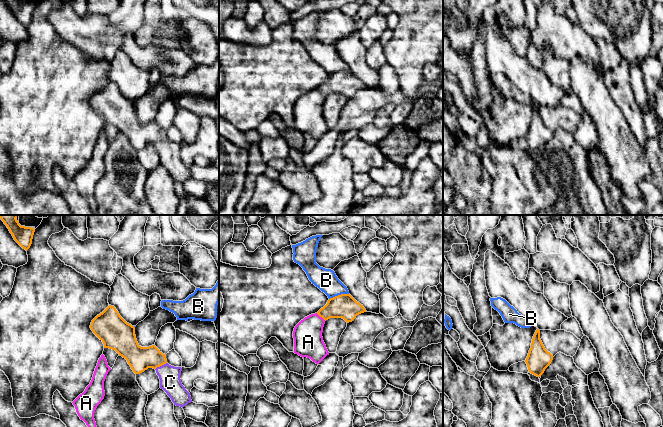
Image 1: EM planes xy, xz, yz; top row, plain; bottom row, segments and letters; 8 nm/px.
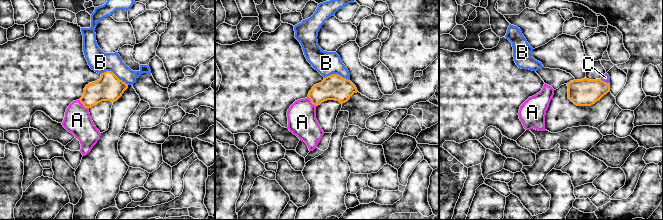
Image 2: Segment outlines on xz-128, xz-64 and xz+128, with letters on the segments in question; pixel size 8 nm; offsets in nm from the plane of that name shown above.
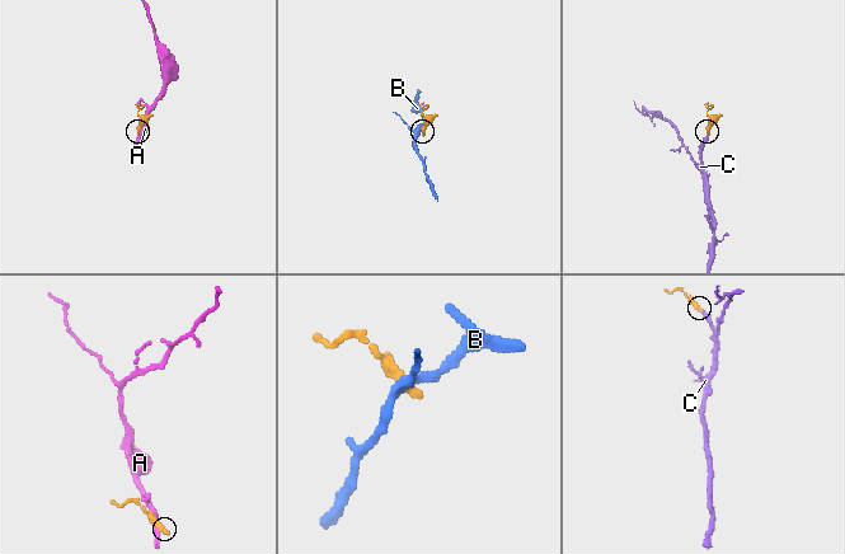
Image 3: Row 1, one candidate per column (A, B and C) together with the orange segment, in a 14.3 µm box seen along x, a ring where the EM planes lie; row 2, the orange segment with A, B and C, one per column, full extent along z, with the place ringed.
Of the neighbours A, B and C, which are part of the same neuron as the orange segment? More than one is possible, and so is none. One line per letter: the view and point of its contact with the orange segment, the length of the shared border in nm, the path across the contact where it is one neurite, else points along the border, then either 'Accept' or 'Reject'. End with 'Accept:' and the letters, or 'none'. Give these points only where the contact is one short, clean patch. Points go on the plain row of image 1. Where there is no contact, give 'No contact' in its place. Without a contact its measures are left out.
A: Touches orange at xz (321, 92). Shared border 100 nm. Reject
B: Touches orange at xz (338, 71). Shared border 170 nm. Boundary: xz (348, 69), (335, 71), (329, 75). Reject
C: Touches orange at xy (160, 141). Shared border 110 nm. Path across: xy (139, 134), (153, 134), (160, 141), (169, 151), (170, 158). Accept
Accept: C

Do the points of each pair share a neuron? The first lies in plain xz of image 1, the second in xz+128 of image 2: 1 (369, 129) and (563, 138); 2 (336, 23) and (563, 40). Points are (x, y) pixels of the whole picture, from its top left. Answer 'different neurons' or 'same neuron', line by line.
1: same neuron
2: different neurons

